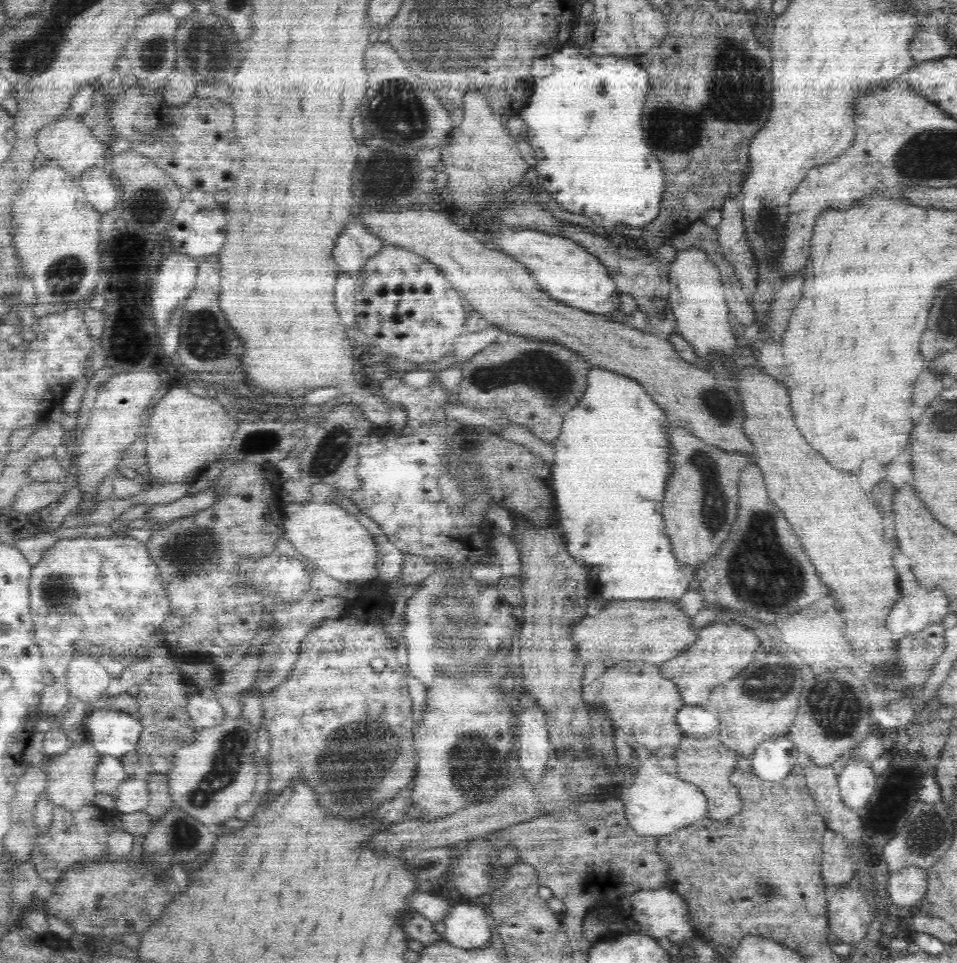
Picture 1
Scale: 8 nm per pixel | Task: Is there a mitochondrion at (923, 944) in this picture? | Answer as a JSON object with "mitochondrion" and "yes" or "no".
{"mitochondrion":"no"}

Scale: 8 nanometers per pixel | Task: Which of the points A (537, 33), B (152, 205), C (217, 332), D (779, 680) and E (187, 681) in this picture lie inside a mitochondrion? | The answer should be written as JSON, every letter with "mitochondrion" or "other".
{"A":"other","B":"mitochondrion","C":"mitochondrion","D":"mitochondrion","E":"other"}

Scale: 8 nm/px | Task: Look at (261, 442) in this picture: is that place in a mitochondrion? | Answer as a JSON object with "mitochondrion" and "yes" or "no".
{"mitochondrion":"yes"}

